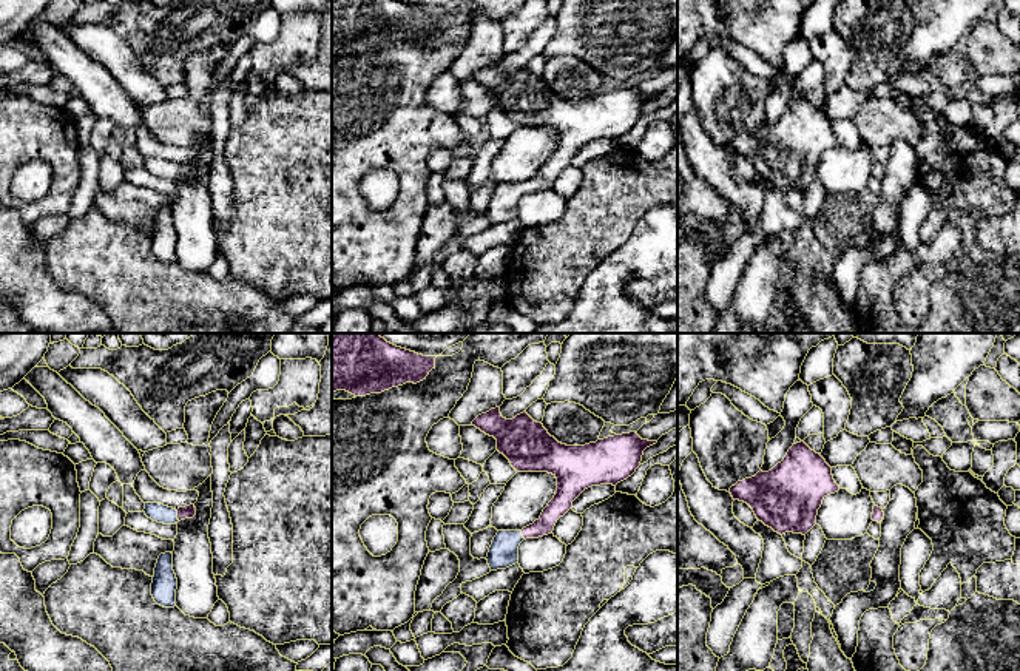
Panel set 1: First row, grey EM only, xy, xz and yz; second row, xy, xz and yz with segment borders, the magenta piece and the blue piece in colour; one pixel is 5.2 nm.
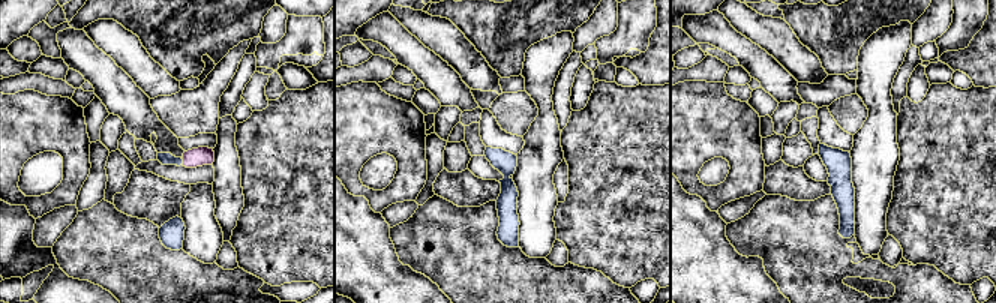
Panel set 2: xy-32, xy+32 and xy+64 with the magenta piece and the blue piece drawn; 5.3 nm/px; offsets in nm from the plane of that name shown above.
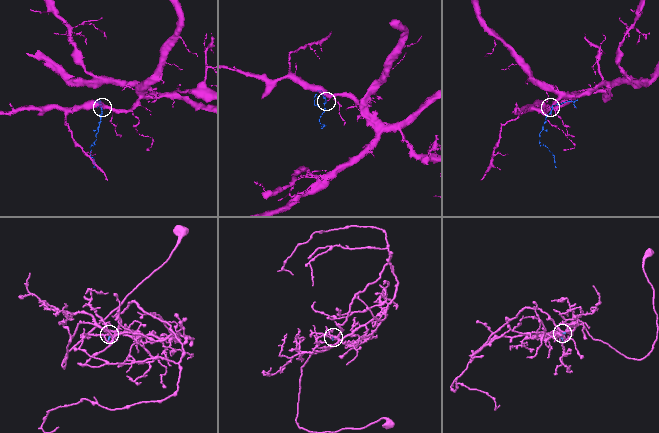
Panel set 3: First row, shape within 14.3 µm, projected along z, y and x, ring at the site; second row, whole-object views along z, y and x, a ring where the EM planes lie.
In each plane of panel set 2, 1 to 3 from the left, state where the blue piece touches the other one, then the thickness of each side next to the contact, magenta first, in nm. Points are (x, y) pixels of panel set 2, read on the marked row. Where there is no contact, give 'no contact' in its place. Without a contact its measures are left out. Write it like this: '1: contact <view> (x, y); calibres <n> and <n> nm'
1: contact xy-32 (183, 162); calibres 100 and 60 nm
2: no contact
3: no contact

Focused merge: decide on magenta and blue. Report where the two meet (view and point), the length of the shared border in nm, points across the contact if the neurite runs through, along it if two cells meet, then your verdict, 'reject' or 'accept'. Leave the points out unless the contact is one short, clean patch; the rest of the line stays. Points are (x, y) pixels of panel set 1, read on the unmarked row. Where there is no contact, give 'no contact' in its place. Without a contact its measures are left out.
xy (178, 170) | 60 nm | across xy (189, 165), (178, 170), (158, 167) | accept

